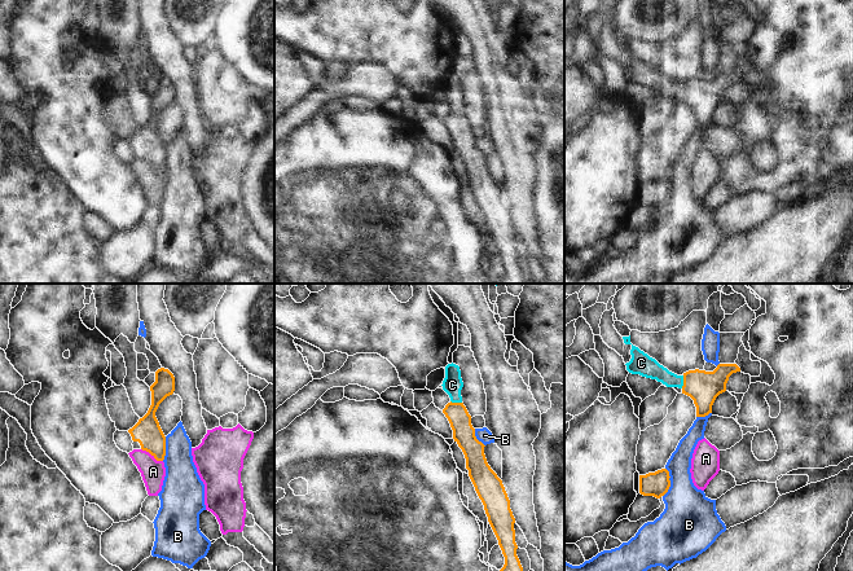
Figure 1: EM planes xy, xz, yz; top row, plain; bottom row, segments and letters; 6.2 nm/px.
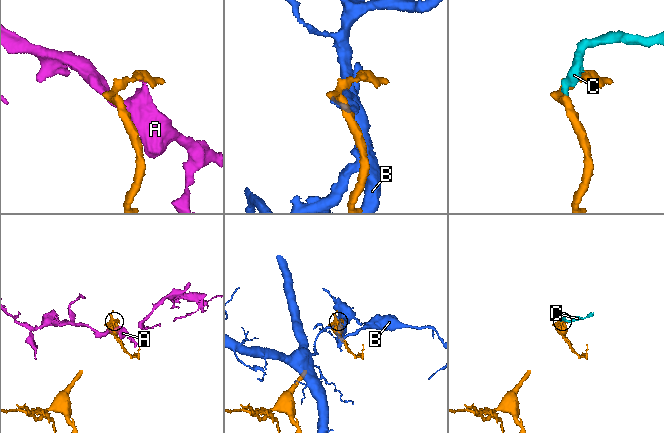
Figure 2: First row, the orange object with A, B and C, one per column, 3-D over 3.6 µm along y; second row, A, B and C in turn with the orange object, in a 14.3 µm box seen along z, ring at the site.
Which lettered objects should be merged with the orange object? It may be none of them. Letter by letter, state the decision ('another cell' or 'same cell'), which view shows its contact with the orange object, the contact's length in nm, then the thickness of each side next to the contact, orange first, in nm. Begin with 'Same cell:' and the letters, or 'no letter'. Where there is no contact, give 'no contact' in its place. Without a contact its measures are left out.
Same cell: C
A: another cell; meets orange in xy; contact 160 nm long; 170 nm thick on the orange side, 150 nm on the other
B: another cell; meets orange in yz; contact 180 nm long; 150 nm thick on the orange side, 320 nm on the other
C: same cell; meets orange in yz; contact 80 nm long; 200 nm thick on the orange side, 130 nm on the other

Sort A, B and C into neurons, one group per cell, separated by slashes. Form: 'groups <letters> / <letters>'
groups A / B / C

